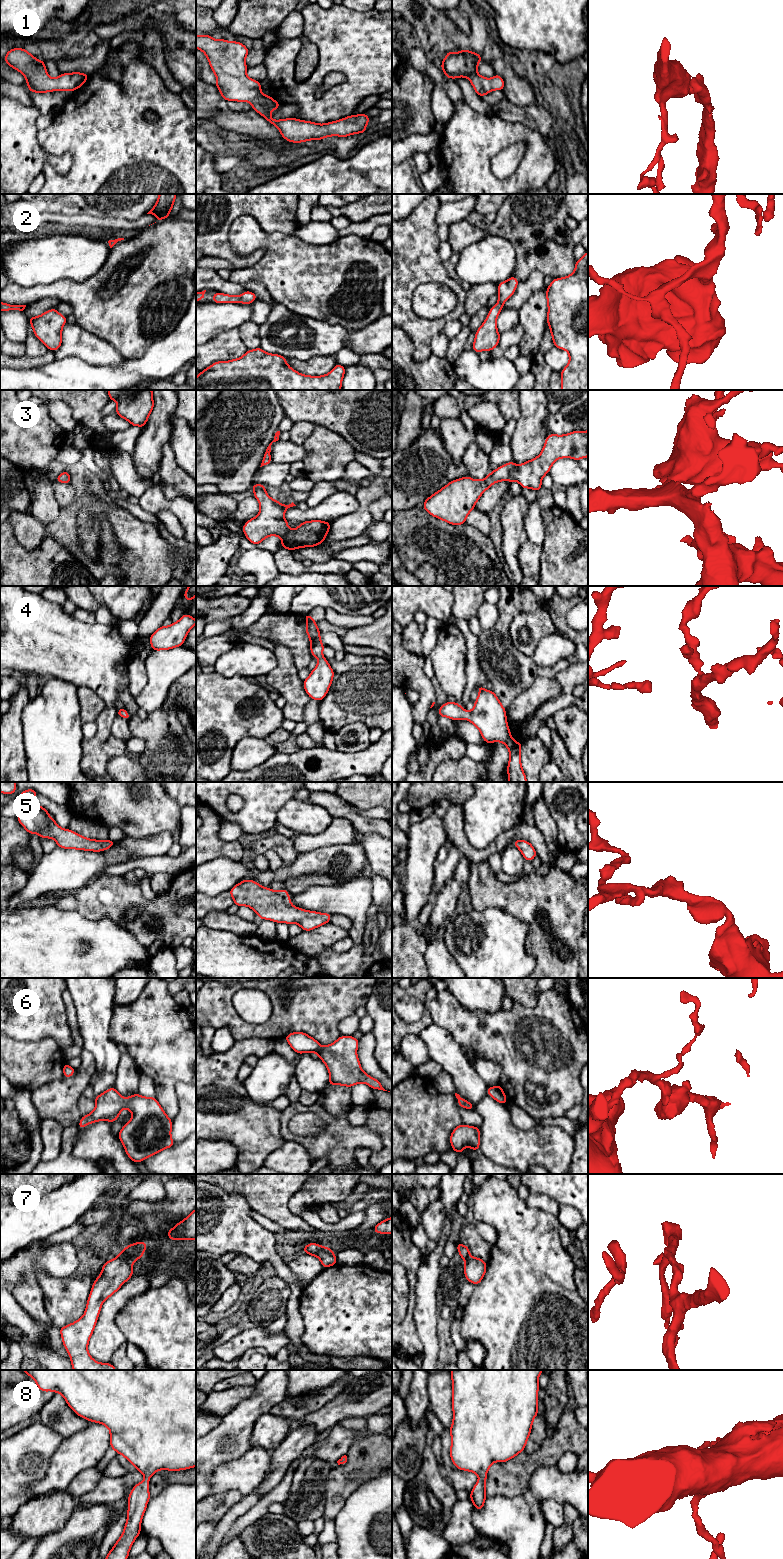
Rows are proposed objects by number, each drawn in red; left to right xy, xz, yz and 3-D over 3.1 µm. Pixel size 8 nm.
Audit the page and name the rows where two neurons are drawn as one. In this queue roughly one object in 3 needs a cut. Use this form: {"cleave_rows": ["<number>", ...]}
{"cleave_rows": []}

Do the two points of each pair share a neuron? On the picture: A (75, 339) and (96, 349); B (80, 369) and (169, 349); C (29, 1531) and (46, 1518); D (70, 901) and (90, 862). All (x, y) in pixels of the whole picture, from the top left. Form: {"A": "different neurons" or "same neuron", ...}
{"A": "same neuron", "B": "same neuron", "C": "same neuron", "D": "different neurons"}

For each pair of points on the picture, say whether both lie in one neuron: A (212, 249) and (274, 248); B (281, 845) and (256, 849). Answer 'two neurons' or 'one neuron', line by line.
A: two neurons
B: one neuron

